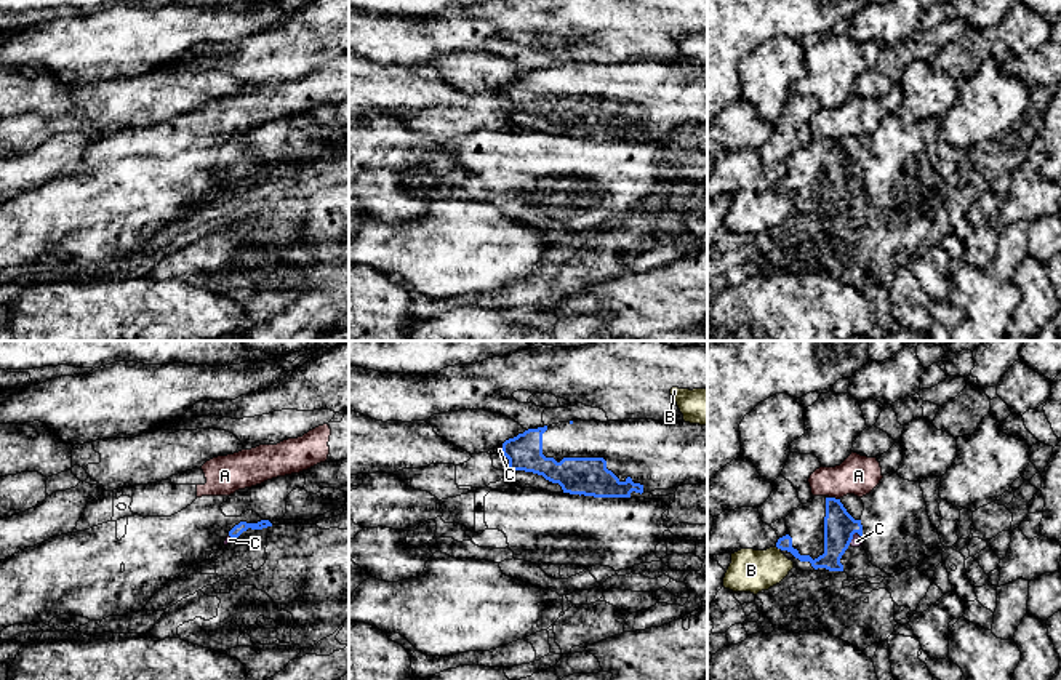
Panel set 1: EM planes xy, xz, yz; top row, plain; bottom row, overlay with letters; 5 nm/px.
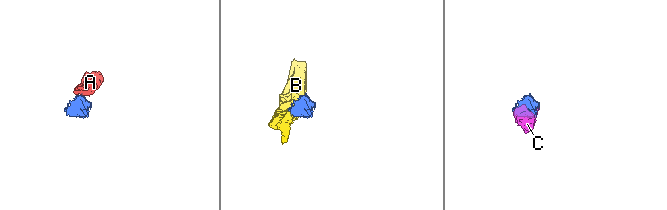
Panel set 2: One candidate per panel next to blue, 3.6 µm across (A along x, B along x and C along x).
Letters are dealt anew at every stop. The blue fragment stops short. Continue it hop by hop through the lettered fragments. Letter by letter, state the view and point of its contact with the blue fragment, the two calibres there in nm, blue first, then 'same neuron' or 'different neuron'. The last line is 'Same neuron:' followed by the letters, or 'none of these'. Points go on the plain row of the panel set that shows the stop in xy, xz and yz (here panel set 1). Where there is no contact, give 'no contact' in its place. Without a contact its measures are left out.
A: meets blue in yz at (834, 140); 160 nm thick on the blue side, 200 nm on the other; different neuron
B: meets blue in yz at (780, 189); 90 nm thick on the blue side, 220 nm on the other; different neuron
C: meets blue in yz at (852, 180); 160 nm thick on the blue side, 60 nm on the other; same neuron
Same neuron: C

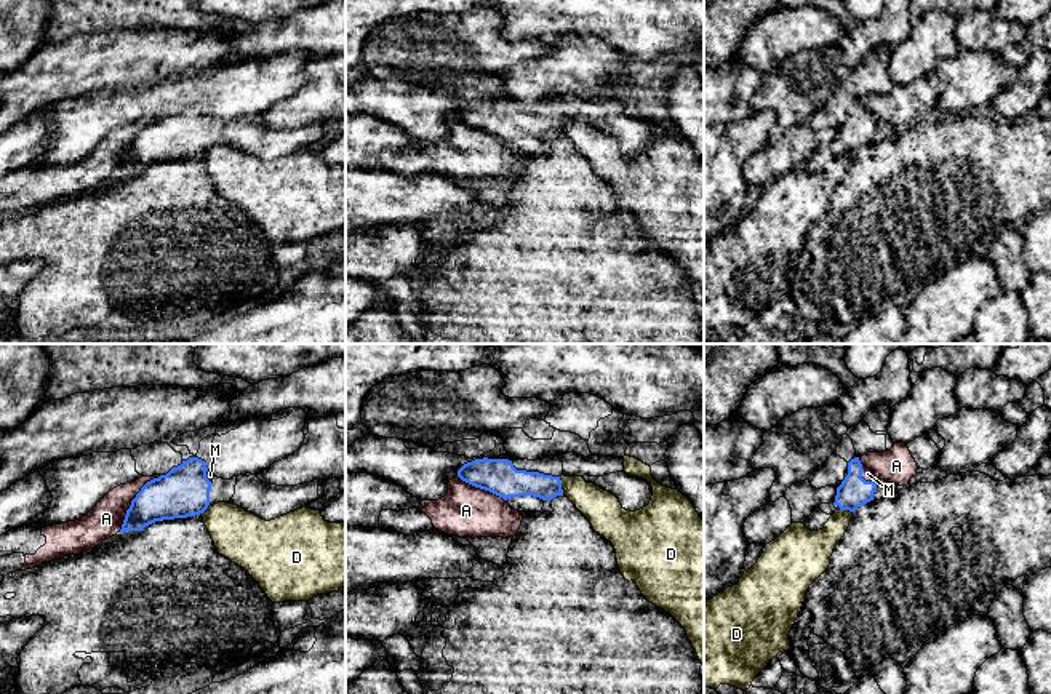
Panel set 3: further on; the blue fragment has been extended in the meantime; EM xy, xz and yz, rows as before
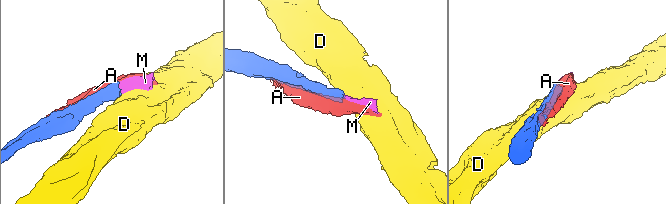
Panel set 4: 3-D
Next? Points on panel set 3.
A: meets blue in xy at (131, 143); 240 nm thick on the blue side, 170 nm on the other; different neuron
D: meets blue in xz at (560, 127); 140 nm thick on the blue side, 180 nm on the other; different neuron
M: meets blue in yz at (863, 120); 160 nm thick on the blue side, 60 nm on the other; same neuron
Same neuron: M

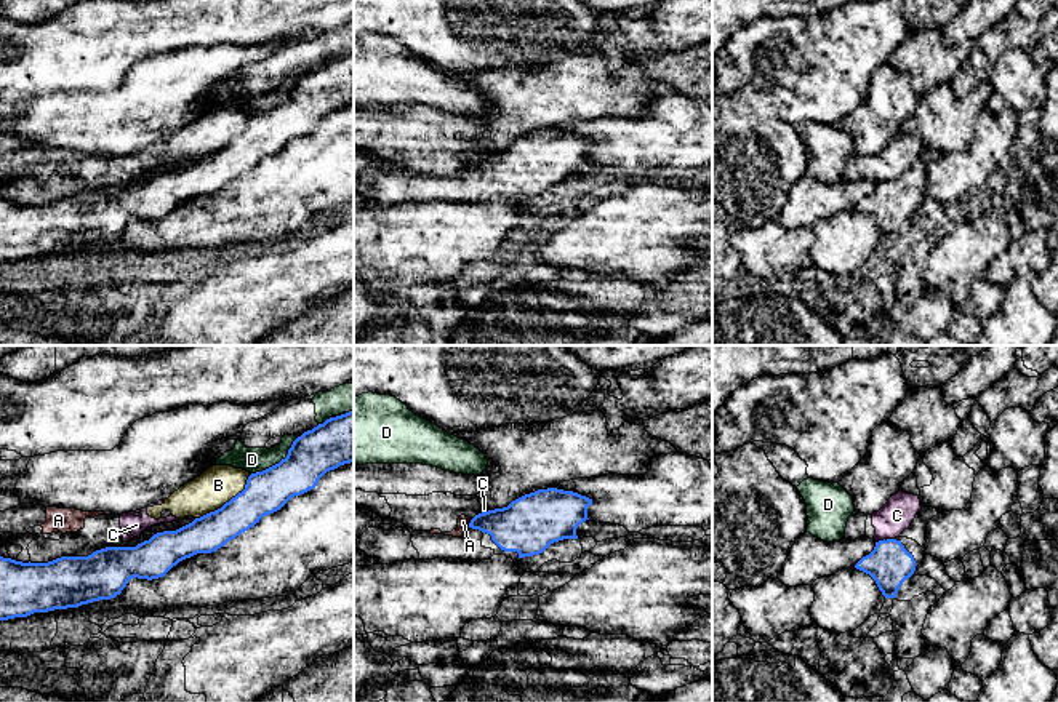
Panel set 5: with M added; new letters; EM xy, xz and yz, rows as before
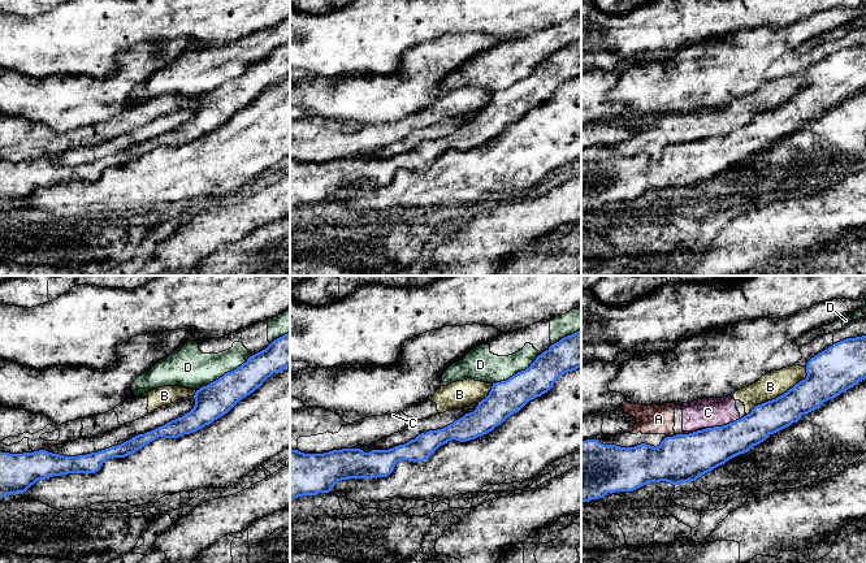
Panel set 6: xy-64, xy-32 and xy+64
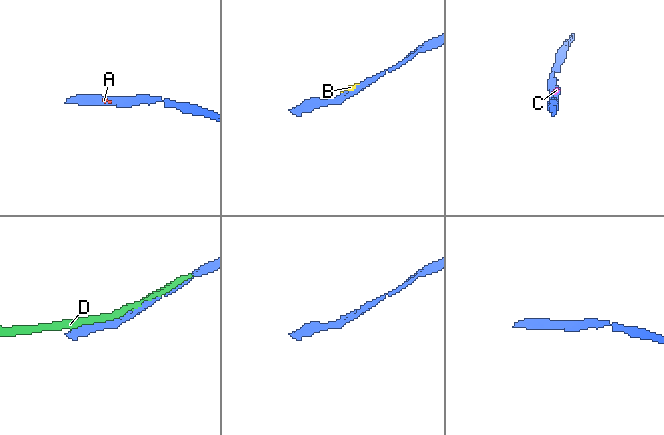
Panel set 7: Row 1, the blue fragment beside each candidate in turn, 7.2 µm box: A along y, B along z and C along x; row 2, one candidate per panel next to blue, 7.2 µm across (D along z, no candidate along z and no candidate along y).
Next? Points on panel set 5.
A: meets blue in xz at (469, 167); 240 nm thick on the blue side, 60 nm on the other; different neuron
B: meets blue in xy at (226, 144); 220 nm thick on the blue side, 190 nm on the other; different neuron
C: meets blue in yz at (879, 183); 220 nm thick on the blue side, 160 nm on the other; different neuron
D: meets blue in xy at (279, 104); 240 nm thick on the blue side, 130 nm on the other; different neuron
Same neuron: none of these

